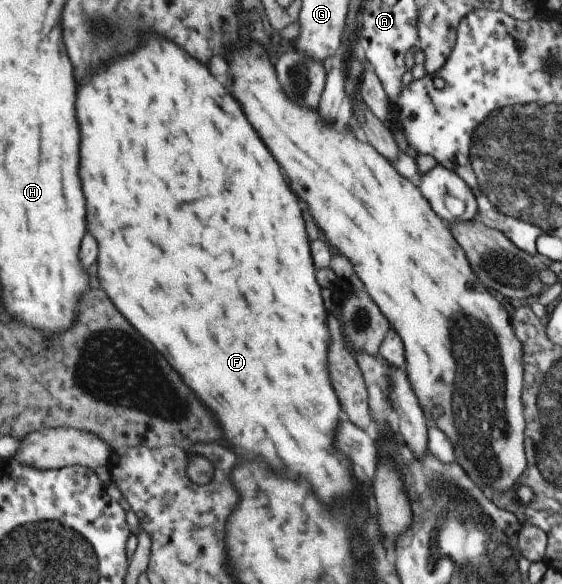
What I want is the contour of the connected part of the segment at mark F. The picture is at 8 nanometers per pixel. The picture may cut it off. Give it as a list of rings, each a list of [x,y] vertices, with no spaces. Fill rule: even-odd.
[[[153,35],[147,39],[143,49],[121,57],[115,65],[103,65],[87,77],[87,81],[79,83],[79,125],[83,125],[83,191],[87,193],[87,227],[101,245],[99,279],[103,289],[107,289],[107,295],[115,305],[119,305],[119,309],[123,309],[123,315],[139,329],[139,333],[143,333],[173,363],[177,373],[181,373],[187,385],[195,389],[203,403],[213,409],[213,415],[219,421],[225,439],[233,443],[233,449],[243,447],[247,455],[261,455],[275,473],[291,479],[305,477],[323,503],[351,497],[357,491],[357,485],[351,477],[349,461],[333,457],[333,431],[339,423],[339,403],[325,369],[329,333],[303,215],[297,197],[289,191],[279,171],[279,165],[245,121],[239,105],[229,93],[225,93],[201,61],[177,43],[167,41],[167,37]]]

